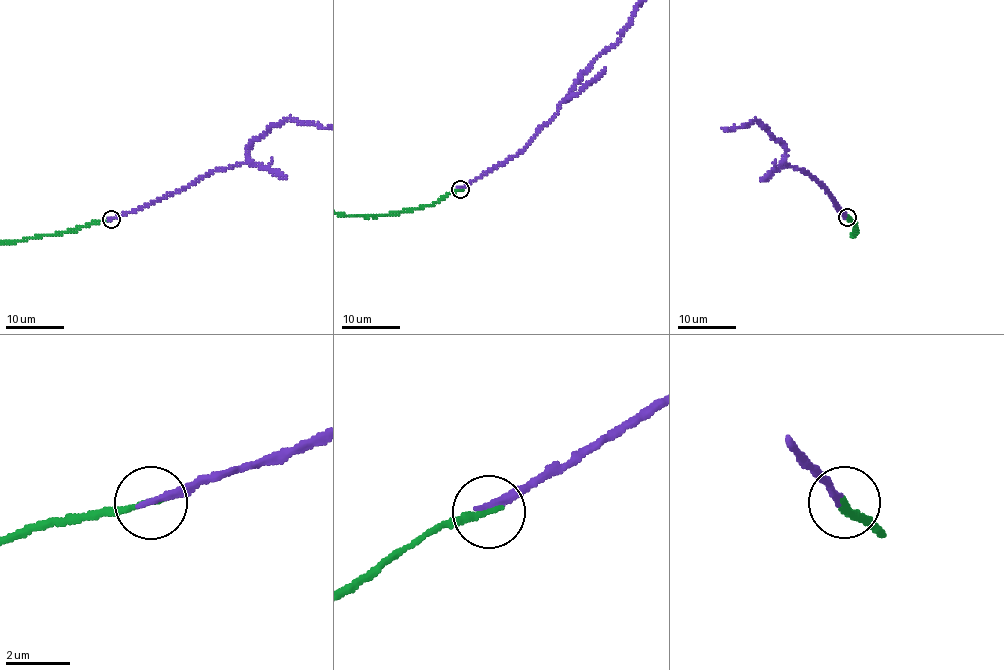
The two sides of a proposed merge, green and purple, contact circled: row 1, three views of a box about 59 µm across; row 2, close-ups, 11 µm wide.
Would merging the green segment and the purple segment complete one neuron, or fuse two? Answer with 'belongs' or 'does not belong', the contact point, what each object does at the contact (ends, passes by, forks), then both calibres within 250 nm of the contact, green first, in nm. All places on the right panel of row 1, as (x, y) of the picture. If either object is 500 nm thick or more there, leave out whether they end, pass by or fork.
belongs | (847, 217) | green ends | purple ends | 200/240 nm

